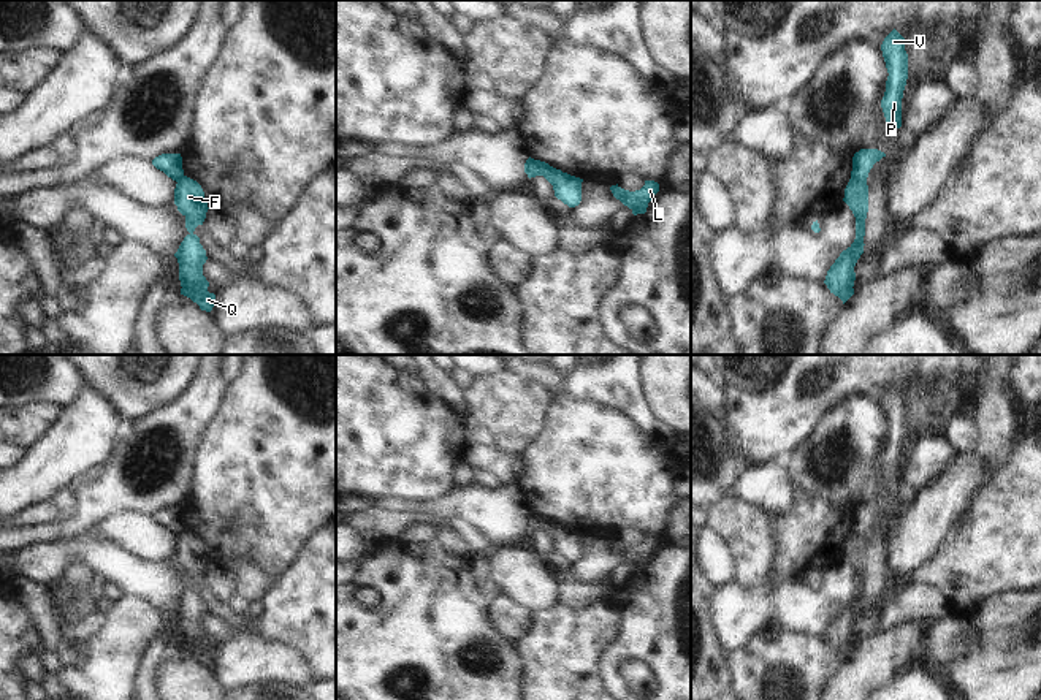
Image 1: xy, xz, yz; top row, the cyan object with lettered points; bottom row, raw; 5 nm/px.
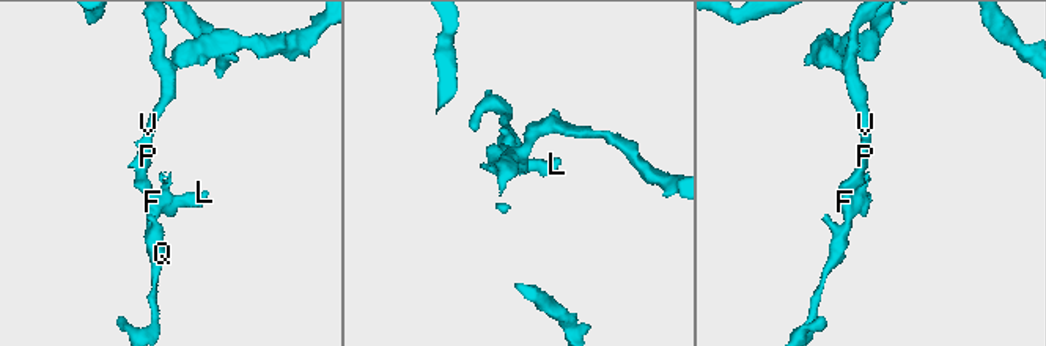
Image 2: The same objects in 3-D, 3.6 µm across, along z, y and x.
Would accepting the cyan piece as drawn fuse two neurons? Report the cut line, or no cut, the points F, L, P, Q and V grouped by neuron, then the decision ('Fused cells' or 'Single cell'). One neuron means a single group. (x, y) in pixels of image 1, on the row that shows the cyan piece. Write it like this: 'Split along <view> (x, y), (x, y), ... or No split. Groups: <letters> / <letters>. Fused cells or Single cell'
Split along xz (534, 160), (539, 174). Groups: F L Q / P V. Fused cells.

